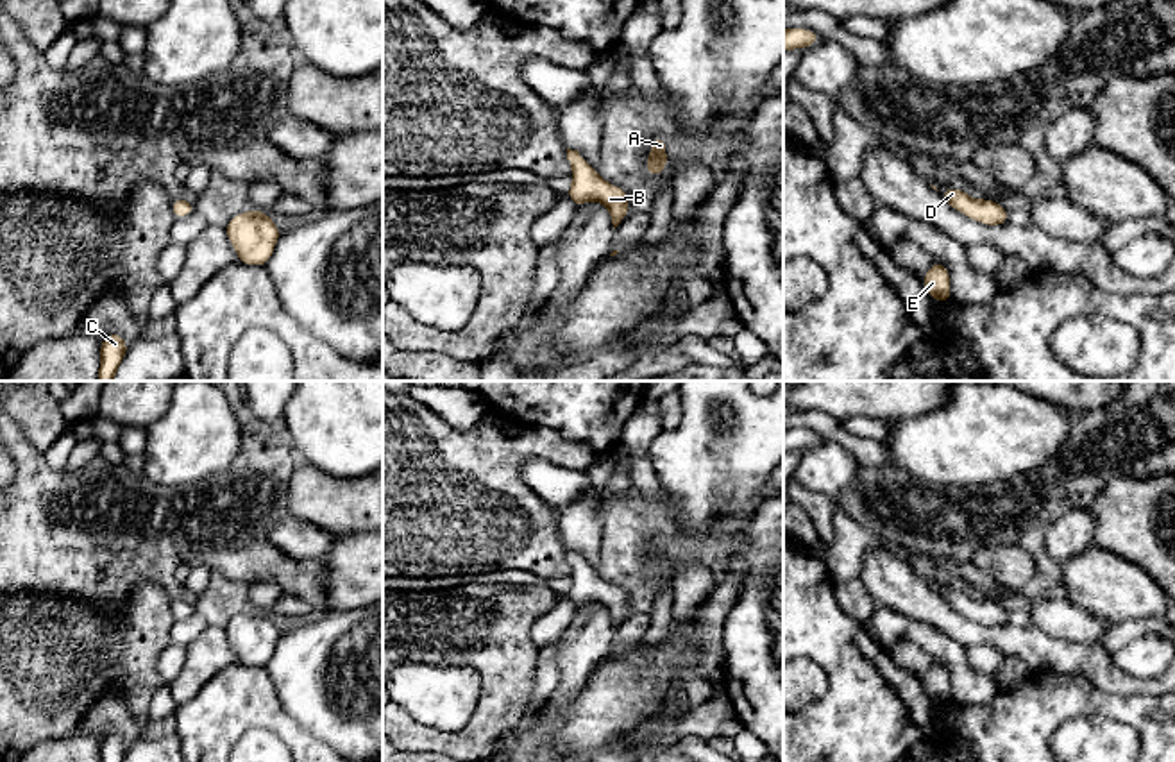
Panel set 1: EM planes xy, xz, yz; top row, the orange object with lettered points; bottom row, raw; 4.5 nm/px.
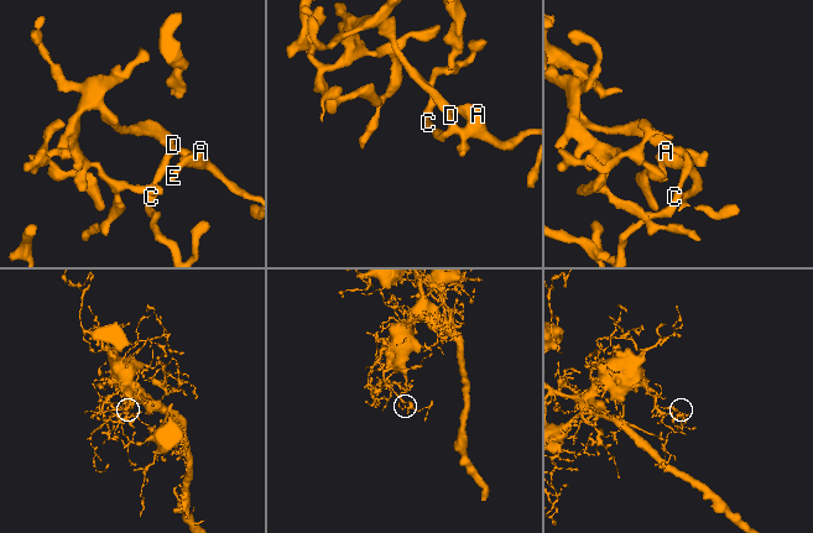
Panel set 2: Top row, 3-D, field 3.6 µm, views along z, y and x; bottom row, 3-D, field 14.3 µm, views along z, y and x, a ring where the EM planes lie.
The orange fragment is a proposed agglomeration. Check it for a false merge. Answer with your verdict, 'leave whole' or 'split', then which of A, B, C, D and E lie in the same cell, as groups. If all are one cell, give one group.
leave whole; A B C D E

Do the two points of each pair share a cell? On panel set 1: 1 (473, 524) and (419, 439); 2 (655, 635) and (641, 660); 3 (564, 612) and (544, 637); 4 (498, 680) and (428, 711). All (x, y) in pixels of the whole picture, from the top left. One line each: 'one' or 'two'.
1: one
2: two
3: one
4: two

